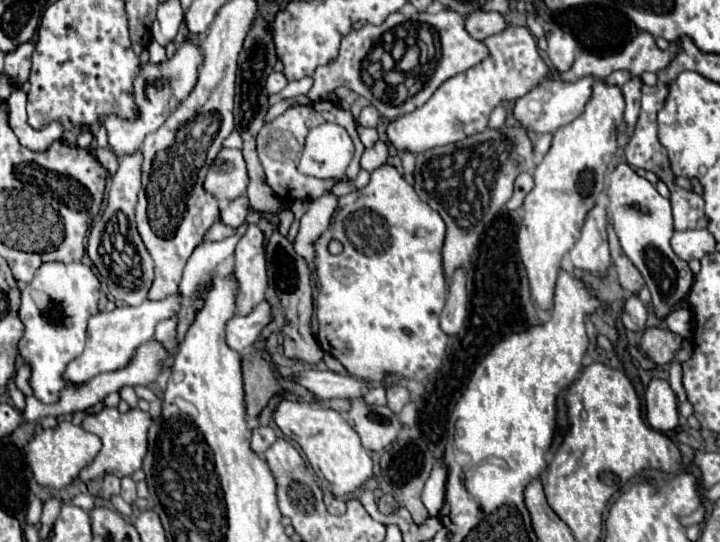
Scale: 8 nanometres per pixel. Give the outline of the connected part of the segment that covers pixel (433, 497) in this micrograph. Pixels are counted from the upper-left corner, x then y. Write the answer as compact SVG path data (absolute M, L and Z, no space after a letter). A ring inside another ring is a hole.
M435 464L433 466L433 472L423 488L423 504L427 506L429 510L429 516L437 516L443 502L445 502L445 482L447 482L447 474L445 470L441 468L441 464Z

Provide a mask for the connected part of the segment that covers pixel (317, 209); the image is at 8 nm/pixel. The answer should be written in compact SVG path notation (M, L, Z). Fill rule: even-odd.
M325 194L317 200L311 202L309 210L303 214L301 218L301 226L299 226L299 234L295 240L295 250L297 254L301 254L309 264L315 256L313 252L313 242L319 238L319 234L329 226L331 216L337 208L337 196L333 194Z

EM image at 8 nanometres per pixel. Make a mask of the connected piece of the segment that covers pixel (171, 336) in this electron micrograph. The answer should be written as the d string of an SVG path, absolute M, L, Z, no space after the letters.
M171 318L171 320L163 320L157 324L157 330L155 330L155 338L167 348L171 350L175 346L175 326L177 326L177 320Z

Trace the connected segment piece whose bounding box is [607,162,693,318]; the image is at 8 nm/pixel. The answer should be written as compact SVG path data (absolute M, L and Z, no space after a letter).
M621 162L609 172L607 216L615 234L619 236L623 252L643 274L645 284L651 290L655 314L665 318L687 296L693 284L693 272L689 270L687 262L683 262L671 248L671 236L675 232L671 202L663 198L649 180L639 176L635 168L631 168L627 162Z

